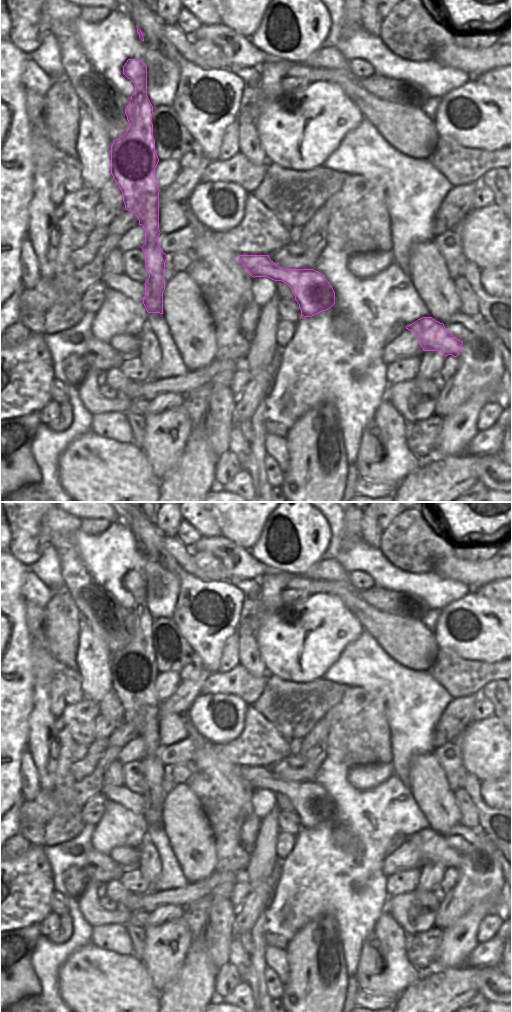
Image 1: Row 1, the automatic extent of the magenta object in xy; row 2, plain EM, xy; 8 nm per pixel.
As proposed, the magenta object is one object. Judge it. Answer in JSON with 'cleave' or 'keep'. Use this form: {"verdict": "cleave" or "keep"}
{"verdict": "cleave"}

